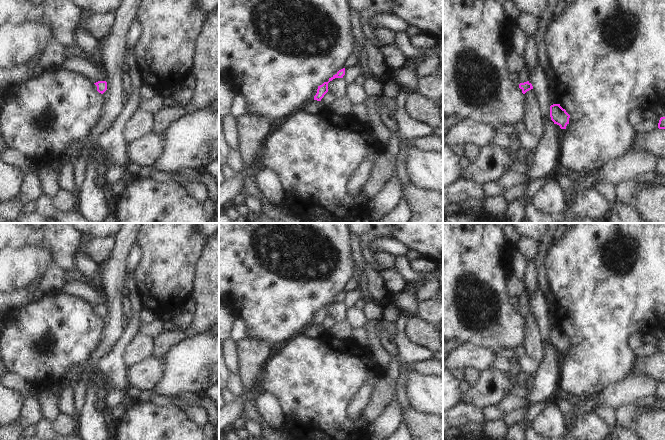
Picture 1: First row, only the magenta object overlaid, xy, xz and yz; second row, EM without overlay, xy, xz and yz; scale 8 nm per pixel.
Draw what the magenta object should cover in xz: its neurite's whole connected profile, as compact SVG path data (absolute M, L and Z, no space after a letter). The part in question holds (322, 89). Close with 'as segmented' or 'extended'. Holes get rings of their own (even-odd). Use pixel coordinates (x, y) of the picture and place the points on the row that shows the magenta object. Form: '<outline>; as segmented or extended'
M345 68L339 70L335 75L329 78L328 82L324 82L322 85L318 86L317 93L314 96L314 100L321 101L327 108L336 98L333 94L328 91L328 83L335 78L343 78L344 75Z; extended

